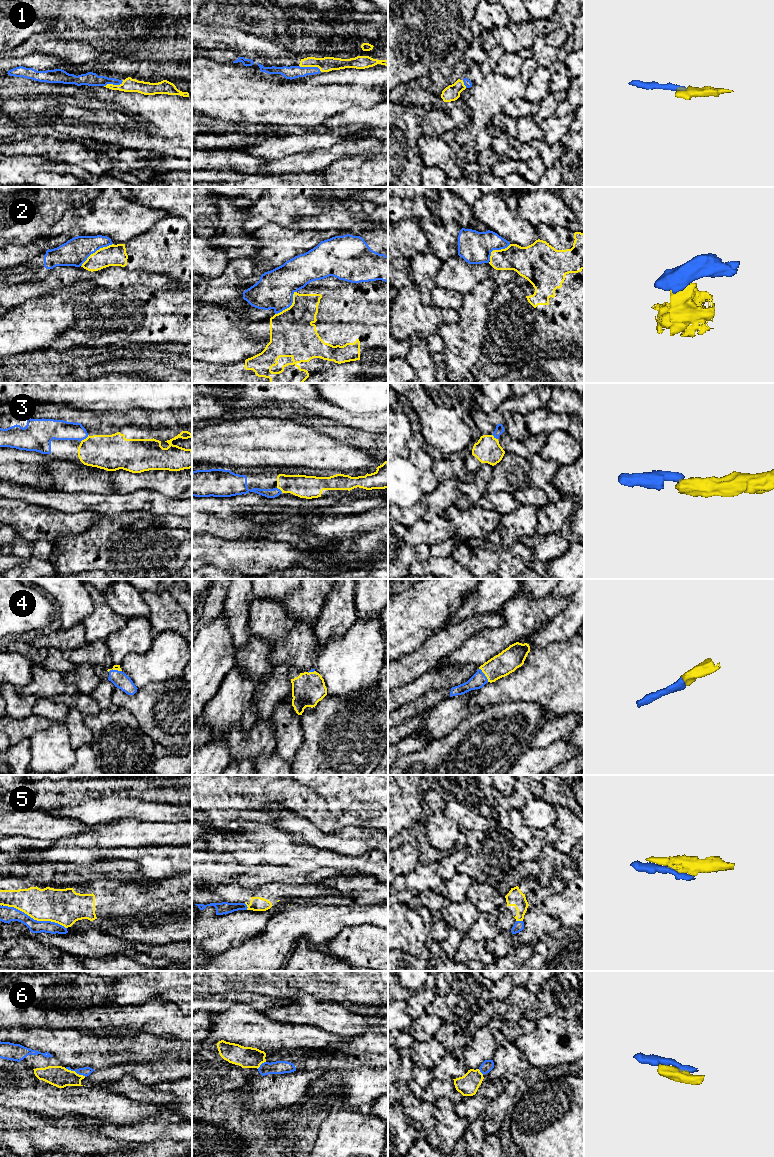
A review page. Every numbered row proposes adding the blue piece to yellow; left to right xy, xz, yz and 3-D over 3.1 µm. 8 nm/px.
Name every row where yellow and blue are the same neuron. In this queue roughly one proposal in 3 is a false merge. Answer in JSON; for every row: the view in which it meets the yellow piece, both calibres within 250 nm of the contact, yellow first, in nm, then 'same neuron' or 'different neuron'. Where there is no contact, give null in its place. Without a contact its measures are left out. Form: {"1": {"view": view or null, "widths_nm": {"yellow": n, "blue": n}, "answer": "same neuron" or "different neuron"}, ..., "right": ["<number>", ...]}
{"1": {"view": "xz", "widths_nm": {"yellow": 120, "blue": 110}, "answer": "same neuron"}, "2": {"view": "xy", "widths_nm": {"yellow": 180, "blue": 220}, "answer": "different neuron"}, "3": {"view": "xy", "widths_nm": {"yellow": 280, "blue": 160}, "answer": "same neuron"}, "4": {"view": "yz", "widths_nm": {"yellow": 190, "blue": 120}, "answer": "same neuron"}, "5": {"view": "xy", "widths_nm": {"yellow": 280, "blue": 130}, "answer": "different neuron"}, "6": {"view": "xy", "widths_nm": {"yellow": 170, "blue": 80}, "answer": "same neuron"}, "right": ["1", "3", "4", "6"]}

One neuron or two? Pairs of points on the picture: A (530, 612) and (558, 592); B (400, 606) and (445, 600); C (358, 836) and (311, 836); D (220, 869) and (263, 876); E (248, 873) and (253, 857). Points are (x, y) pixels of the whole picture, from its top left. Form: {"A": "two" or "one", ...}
{"A": "two", "B": "one", "C": "one", "D": "one", "E": "two"}

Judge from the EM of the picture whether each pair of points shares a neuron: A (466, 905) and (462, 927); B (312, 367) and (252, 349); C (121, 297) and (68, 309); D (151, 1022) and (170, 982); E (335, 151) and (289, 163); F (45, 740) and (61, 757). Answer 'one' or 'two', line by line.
A: one
B: two
C: two
D: two
E: one
F: one

